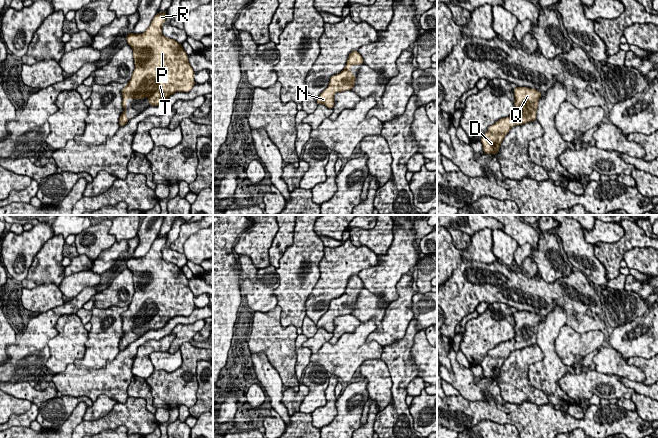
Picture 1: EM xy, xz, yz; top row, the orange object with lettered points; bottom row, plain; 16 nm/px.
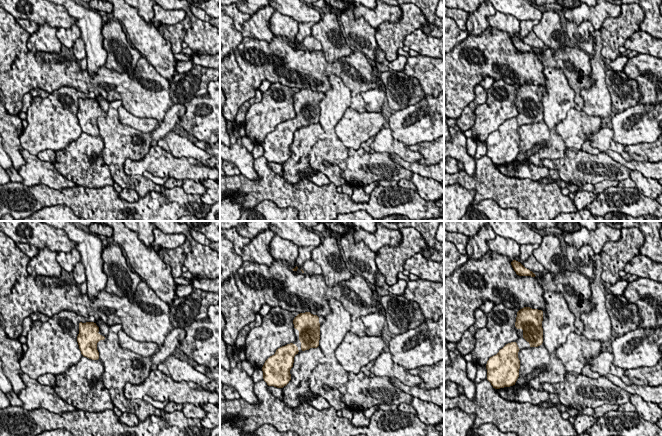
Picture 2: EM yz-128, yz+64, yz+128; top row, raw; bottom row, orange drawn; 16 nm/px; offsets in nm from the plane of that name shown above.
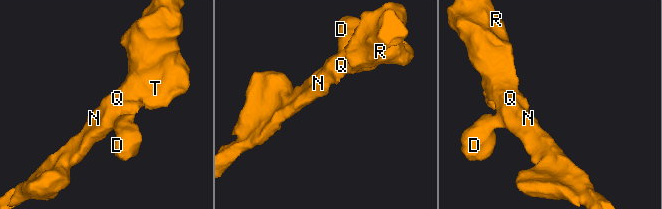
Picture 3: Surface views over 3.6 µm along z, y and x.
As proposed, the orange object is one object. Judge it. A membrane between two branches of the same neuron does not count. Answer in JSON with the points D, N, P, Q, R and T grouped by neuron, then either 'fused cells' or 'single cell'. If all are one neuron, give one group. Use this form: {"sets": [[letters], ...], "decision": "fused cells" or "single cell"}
{"sets": [["D", "N", "P", "Q", "R", "T"]], "decision": "single cell"}

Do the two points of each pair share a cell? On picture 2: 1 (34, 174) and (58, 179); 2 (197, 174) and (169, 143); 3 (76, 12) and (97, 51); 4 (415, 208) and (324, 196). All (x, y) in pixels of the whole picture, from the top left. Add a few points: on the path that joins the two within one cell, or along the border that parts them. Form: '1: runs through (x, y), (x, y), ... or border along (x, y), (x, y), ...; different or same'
1: runs through (40, 174), (46, 174), (52, 179); same
2: border along (159, 147), (174, 156), (192, 157), (203, 165); different
3: runs through (86, 22), (90, 26), (93, 41); same
4: runs through (392, 208), (347, 205); same

